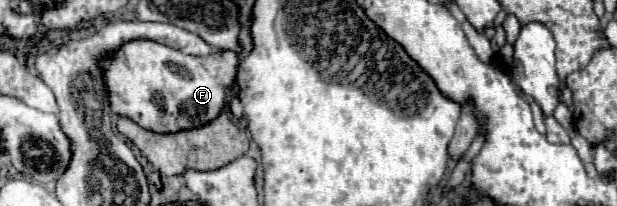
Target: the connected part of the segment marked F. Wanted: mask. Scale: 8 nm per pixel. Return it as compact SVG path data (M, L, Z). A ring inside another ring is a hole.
M134 40L104 60L102 68L114 116L126 116L150 132L168 134L216 120L226 104L224 84L236 78L238 56L224 52L200 58L152 40Z

